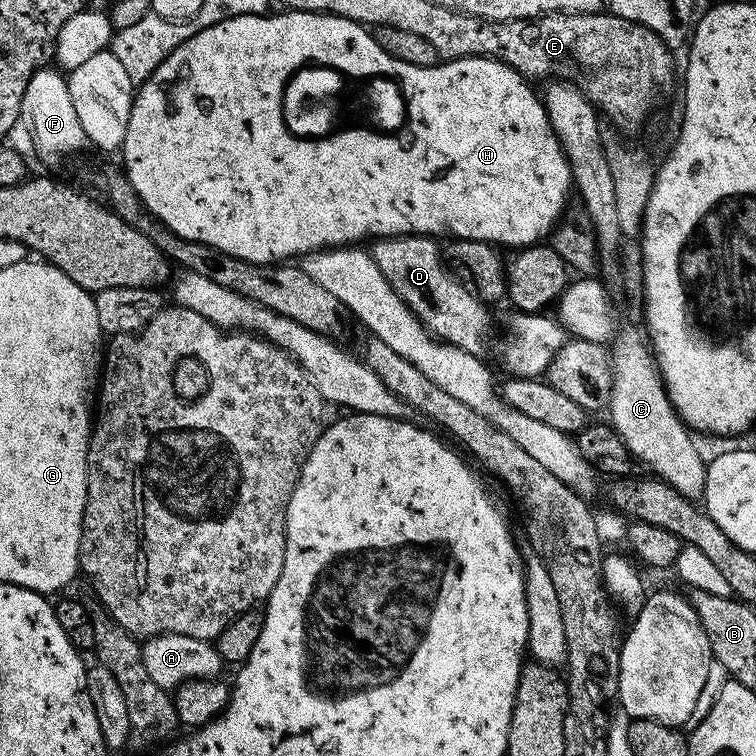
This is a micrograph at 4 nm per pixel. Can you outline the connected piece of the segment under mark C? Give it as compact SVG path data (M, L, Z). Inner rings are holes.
M623 332L615 337L616 352L614 348L611 353L612 396L606 409L607 415L612 415L610 423L632 456L652 471L649 473L678 490L684 497L699 499L703 495L707 476L705 459L701 458L692 441L693 433L668 401L653 353L641 337L640 341L634 333Z

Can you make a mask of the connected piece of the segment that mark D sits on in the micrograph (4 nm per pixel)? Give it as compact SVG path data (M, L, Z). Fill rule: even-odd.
M386 236L373 244L376 245L371 246L370 253L378 270L382 270L386 282L390 282L409 310L437 340L467 352L483 353L484 331L492 324L489 305L483 304L467 283L459 284L452 277L453 269L446 263L442 248L436 245L439 243L433 237Z

